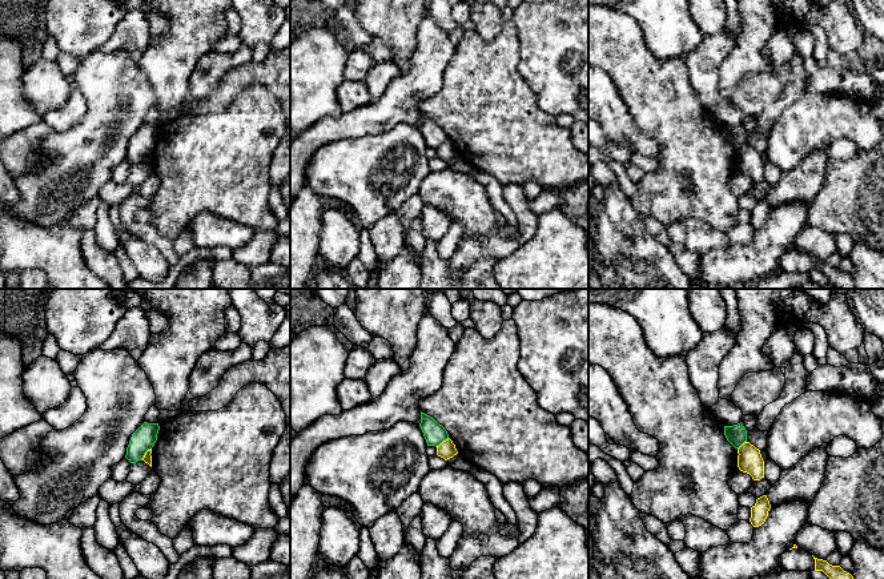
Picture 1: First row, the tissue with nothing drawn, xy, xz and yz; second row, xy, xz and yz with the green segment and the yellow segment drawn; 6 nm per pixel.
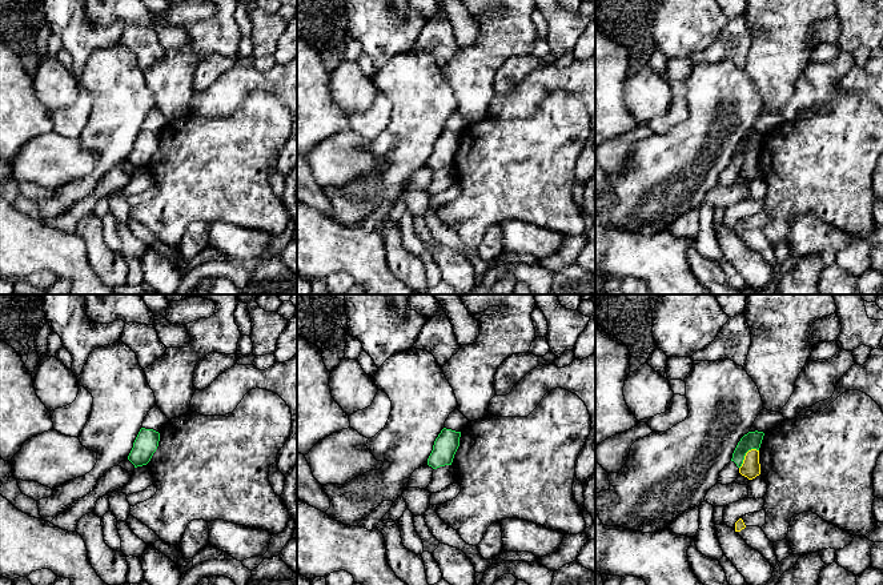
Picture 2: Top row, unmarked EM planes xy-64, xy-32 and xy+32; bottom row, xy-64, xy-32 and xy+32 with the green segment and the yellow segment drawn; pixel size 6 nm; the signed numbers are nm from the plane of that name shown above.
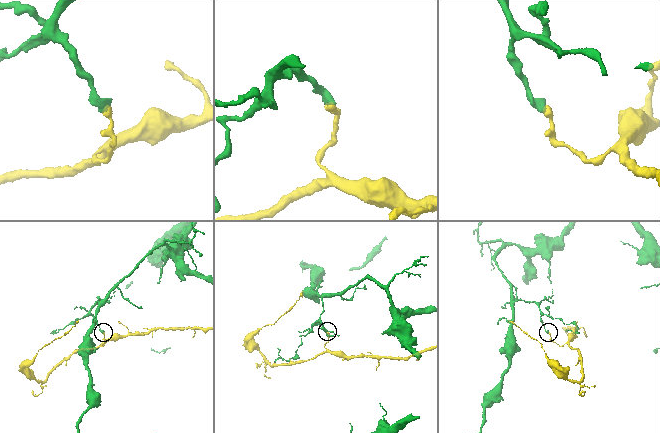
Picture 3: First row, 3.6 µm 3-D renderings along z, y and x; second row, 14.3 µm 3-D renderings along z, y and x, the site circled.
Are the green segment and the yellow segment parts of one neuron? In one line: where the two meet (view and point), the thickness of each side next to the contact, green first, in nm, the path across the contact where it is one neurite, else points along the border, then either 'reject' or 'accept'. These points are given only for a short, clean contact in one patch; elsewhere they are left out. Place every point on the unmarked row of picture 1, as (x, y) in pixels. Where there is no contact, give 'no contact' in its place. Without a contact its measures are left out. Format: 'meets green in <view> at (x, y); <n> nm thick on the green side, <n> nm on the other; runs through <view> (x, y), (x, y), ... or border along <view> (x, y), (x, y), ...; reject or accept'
meets green in xy at (144, 156); 140 nm thick on the green side, 50 nm on the other; border along xy (151, 149), (141, 161); reject

